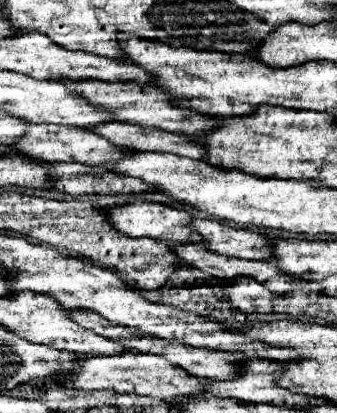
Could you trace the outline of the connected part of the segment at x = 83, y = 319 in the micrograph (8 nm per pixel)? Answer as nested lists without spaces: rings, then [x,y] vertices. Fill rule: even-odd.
[[[69,311],[69,317],[71,317],[77,325],[81,325],[81,327],[85,327],[85,329],[91,329],[91,331],[95,331],[97,335],[103,335],[105,327],[109,327],[107,319],[101,319],[101,315],[93,315],[93,311],[91,311],[91,313],[89,313],[89,311]]]

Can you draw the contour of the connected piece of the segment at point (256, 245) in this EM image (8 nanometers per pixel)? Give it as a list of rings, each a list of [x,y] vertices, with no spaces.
[[[193,219],[193,231],[201,235],[201,245],[219,255],[239,257],[239,259],[269,259],[267,237],[247,229],[235,229],[231,225],[211,221],[211,219]]]

